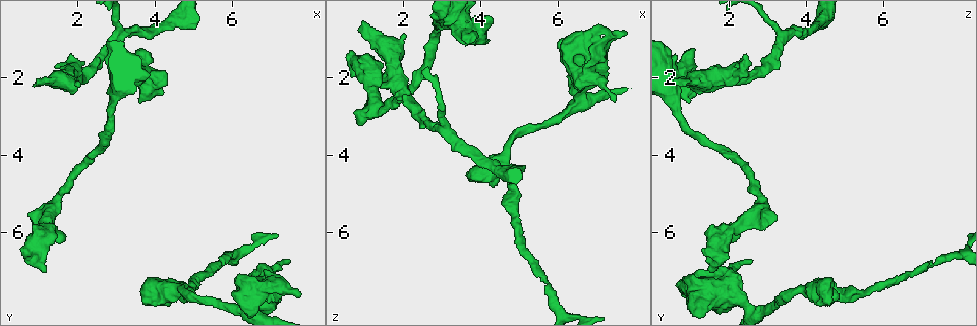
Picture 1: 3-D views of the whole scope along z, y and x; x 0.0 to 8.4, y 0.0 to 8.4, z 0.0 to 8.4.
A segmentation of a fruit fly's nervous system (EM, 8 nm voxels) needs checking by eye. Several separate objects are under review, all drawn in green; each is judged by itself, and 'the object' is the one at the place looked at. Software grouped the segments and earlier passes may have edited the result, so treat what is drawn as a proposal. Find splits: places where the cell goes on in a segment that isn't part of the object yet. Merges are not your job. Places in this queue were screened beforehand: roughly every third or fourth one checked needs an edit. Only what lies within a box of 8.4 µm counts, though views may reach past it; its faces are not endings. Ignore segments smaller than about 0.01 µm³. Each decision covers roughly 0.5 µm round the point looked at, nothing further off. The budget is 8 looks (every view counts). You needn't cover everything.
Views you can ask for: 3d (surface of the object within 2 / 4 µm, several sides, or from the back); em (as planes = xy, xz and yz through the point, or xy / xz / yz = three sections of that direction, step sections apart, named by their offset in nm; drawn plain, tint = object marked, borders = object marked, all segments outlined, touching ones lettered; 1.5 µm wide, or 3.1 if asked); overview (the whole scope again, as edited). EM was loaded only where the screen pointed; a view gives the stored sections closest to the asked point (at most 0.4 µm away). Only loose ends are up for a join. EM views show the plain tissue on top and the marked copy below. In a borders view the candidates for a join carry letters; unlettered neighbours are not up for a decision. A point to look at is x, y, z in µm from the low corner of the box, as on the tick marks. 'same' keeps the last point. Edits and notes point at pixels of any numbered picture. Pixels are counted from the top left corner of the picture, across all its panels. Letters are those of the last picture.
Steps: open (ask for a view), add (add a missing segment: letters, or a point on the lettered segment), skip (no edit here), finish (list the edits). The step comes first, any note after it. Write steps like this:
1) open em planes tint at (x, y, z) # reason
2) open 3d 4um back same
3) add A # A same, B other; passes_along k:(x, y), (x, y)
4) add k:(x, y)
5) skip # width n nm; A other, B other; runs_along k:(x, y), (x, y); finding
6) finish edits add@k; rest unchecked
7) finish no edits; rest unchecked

open em yz step 4 tint at (7.75, 7.65, 0.85) # branch stops here

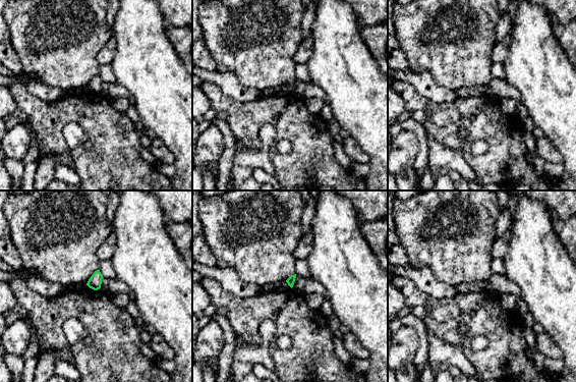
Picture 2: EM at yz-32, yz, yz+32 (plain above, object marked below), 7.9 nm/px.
open em planes tint same

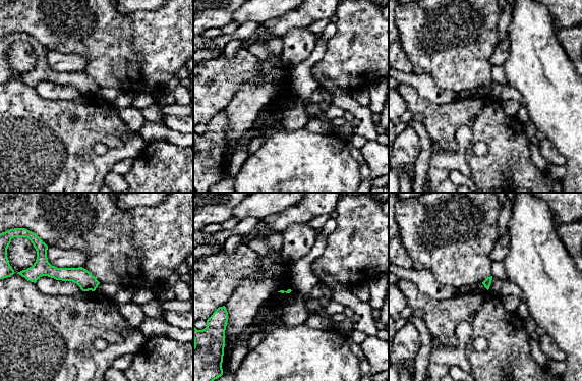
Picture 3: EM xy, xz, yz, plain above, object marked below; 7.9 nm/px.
open em planes borders same # see the neighbours

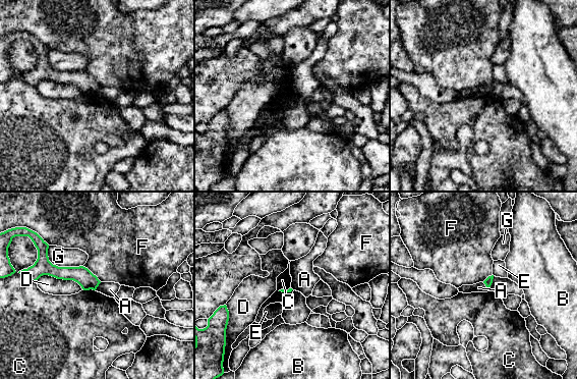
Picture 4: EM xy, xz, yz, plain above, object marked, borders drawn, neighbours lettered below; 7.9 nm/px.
skip # A other, B other, C other, D other, E other, F other, G other; runs_along 4:(38, 274), (75, 273), (96, 283); no lettered segment goes on from it

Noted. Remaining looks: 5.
open 3d 4um at (7.50, 6.70, 2.60) # an open end

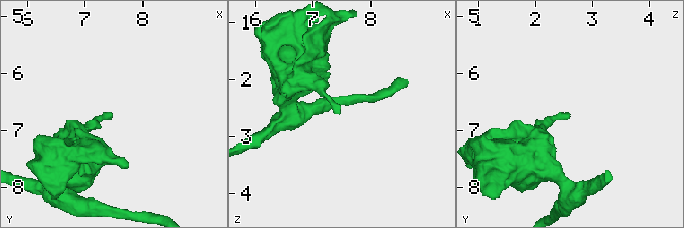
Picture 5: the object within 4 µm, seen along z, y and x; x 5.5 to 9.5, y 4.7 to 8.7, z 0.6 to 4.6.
open em planes borders at (7.50, 6.70, 2.55)

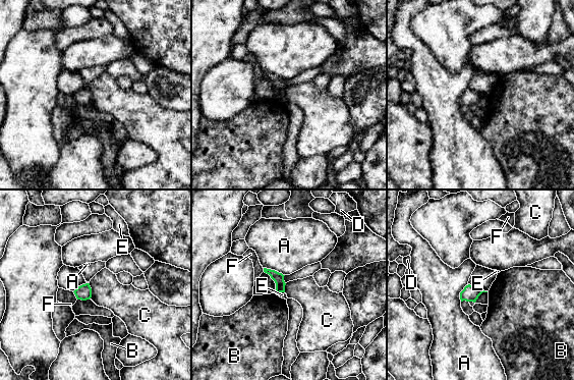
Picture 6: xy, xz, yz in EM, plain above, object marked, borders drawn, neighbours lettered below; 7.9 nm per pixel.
skip # A other, B other, C other, D other, E other, F other; border 6:(89, 283), (91, 297); no lettered segment goes on from it

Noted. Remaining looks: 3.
open 3d 4um back at (0.90, 5.65, 3.30)

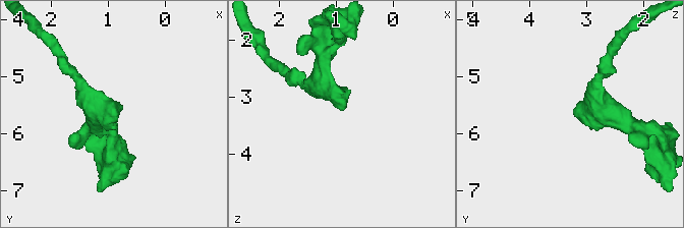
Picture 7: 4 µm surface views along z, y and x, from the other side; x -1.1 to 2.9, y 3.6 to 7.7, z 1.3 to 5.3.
open em xz step 4 borders at (0.90, 5.65, 3.20) # shape alone is not enough

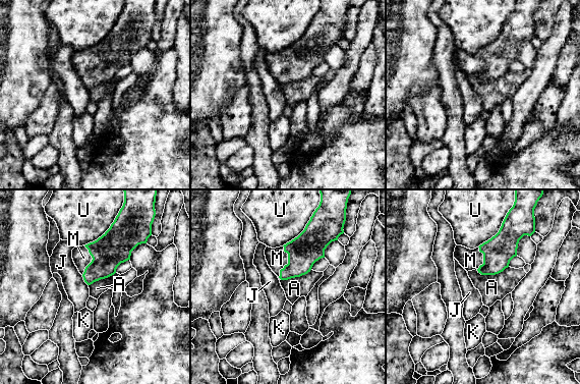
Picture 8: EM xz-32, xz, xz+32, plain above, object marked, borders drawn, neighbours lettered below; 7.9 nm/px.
add M # A other, J other, K other, M same, U other; the cell continues

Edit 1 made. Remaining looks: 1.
finish edits add@8; rest unchecked

